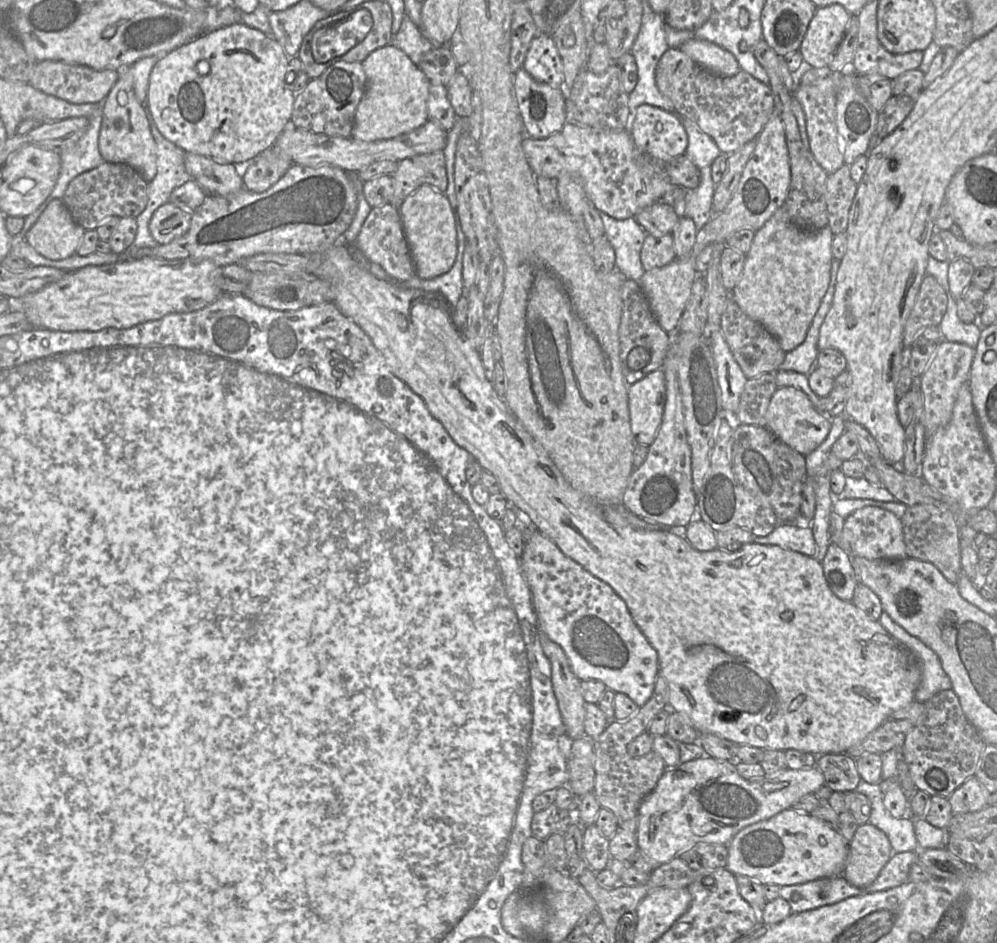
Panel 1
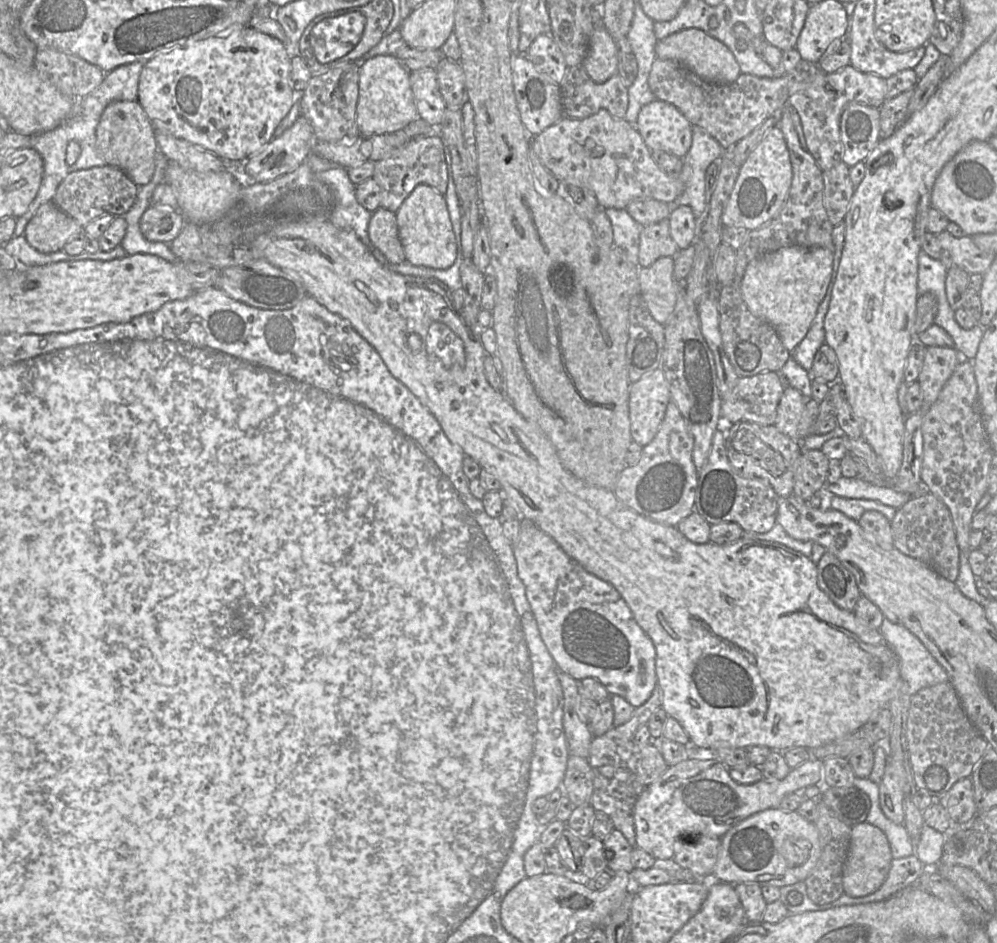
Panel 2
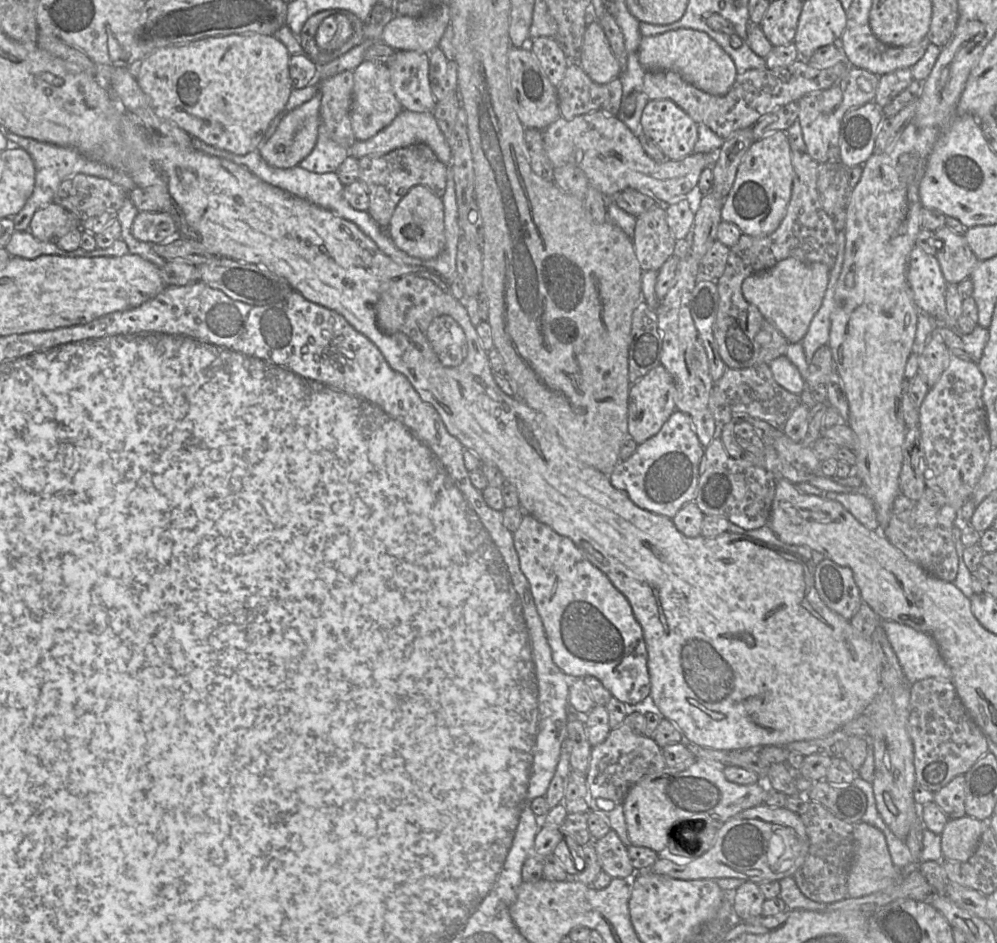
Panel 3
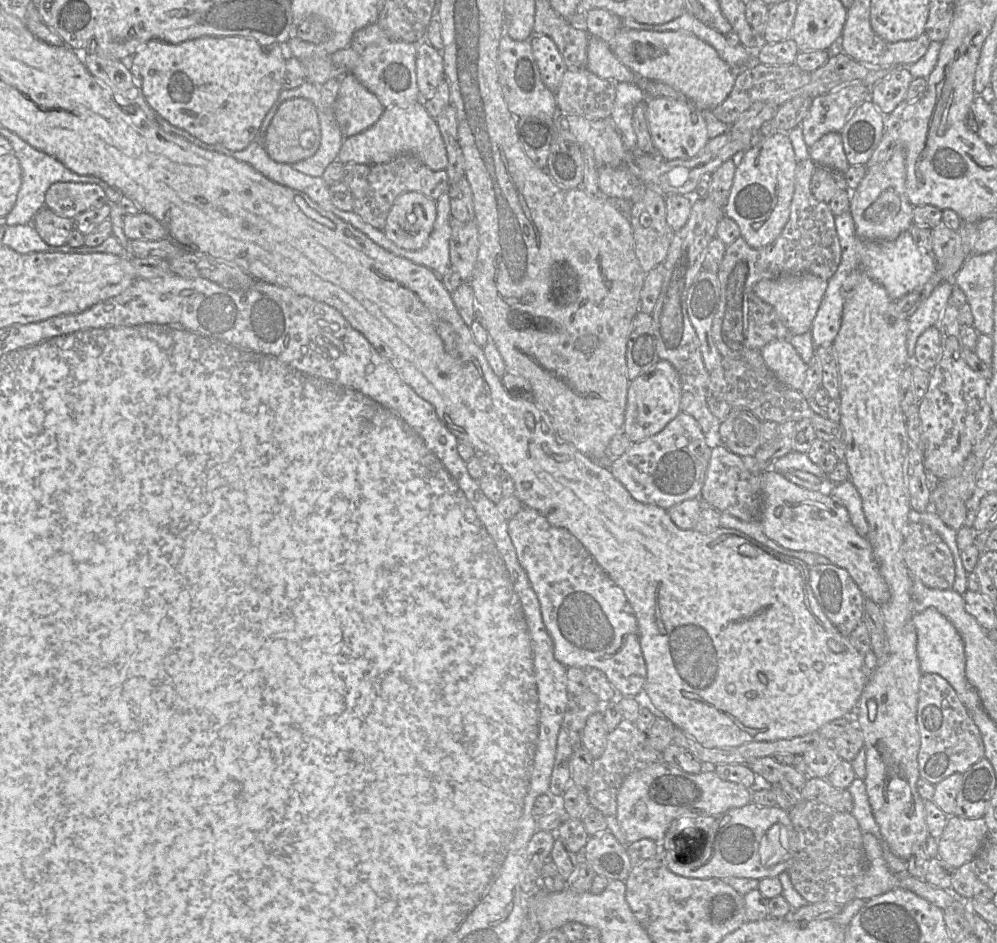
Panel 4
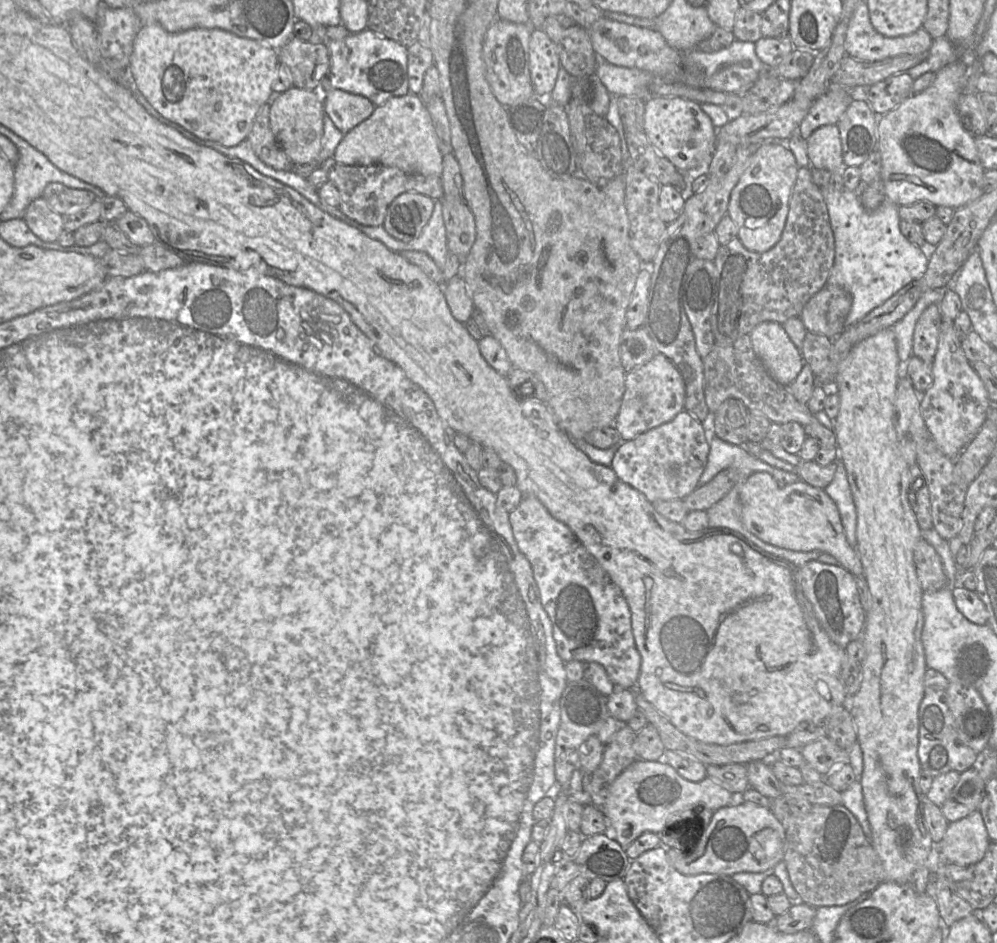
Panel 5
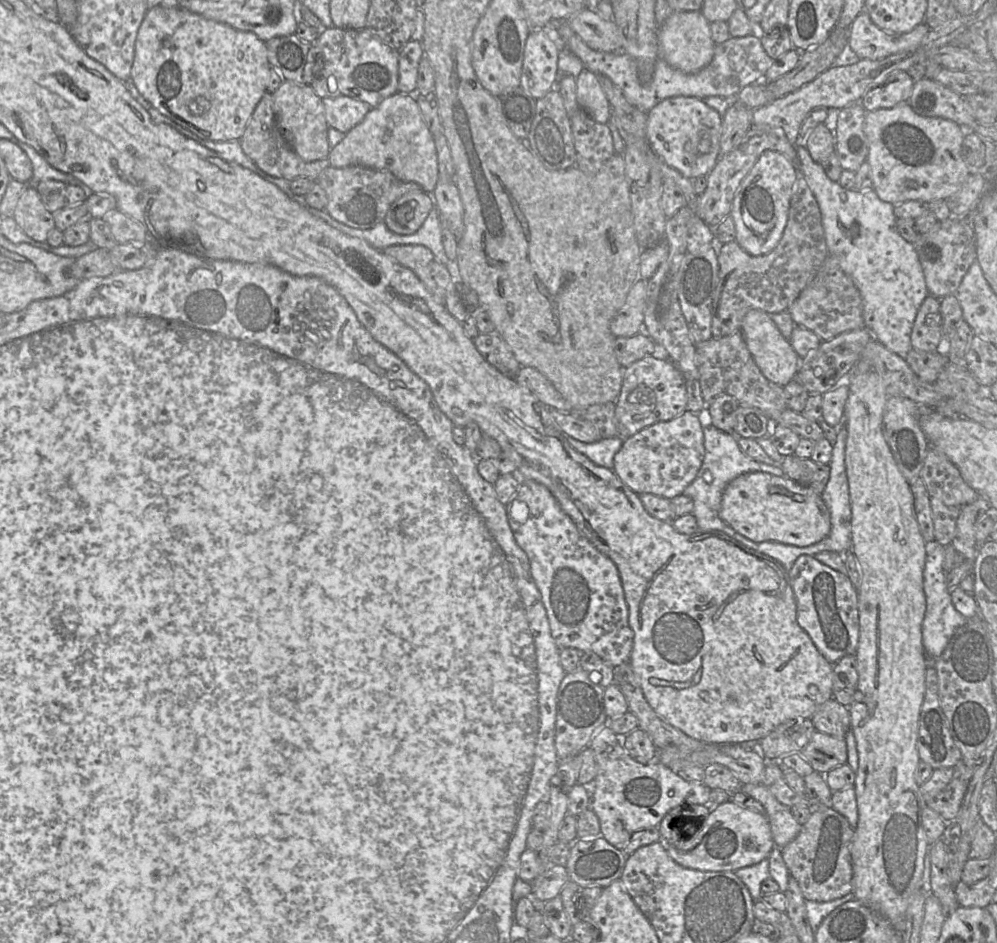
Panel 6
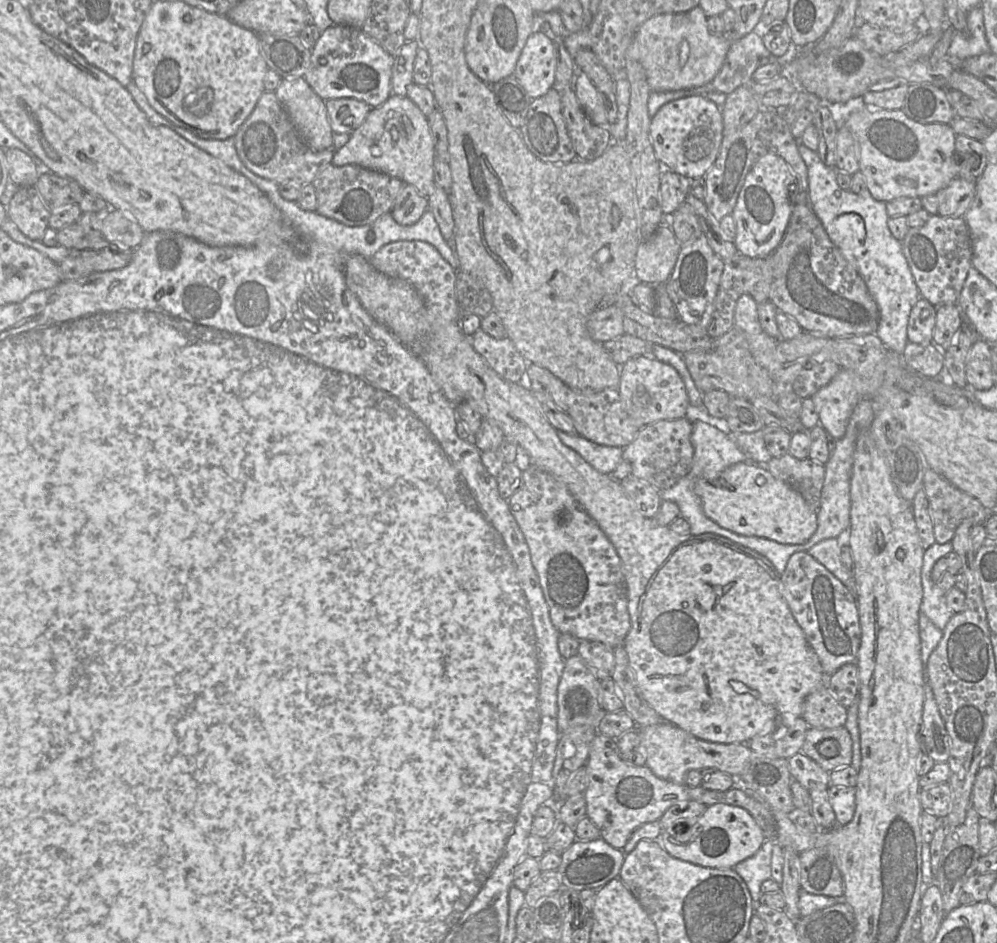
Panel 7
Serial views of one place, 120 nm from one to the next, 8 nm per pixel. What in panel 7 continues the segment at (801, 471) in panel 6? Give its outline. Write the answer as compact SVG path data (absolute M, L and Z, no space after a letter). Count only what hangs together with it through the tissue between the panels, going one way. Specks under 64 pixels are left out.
M786 453L778 458L772 457L767 464L760 465L764 465L775 478L797 490L809 506L818 511L825 477L823 464L809 457L797 459Z

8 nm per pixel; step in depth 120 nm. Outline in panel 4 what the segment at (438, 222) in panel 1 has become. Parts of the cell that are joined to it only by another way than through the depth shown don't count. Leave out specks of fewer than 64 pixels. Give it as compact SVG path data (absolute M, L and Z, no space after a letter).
M408 191L394 201L384 228L393 243L406 250L421 249L437 215L436 201L418 191Z

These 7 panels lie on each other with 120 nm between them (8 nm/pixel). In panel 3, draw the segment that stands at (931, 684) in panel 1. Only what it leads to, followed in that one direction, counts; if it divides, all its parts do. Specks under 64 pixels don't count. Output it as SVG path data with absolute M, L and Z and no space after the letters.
M882 620L881 625L909 685L926 678L952 681L951 670L932 636L892 620Z

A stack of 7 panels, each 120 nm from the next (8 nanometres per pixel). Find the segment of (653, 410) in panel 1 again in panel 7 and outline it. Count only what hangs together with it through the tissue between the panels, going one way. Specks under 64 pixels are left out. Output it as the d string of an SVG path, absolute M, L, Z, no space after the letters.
M649 356L631 358L620 366L618 391L623 408L642 427L660 420L683 418L690 404L685 384L676 369Z

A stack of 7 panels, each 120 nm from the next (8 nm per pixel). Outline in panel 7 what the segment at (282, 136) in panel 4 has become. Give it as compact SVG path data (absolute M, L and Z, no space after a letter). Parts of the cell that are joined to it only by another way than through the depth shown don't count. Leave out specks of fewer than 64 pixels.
M303 77L282 78L275 90L278 100L303 141L313 151L333 146L333 131L323 100Z

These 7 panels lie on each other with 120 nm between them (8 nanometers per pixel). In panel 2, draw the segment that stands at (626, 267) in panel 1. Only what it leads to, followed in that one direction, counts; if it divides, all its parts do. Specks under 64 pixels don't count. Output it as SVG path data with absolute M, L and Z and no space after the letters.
M604 209L608 216L612 229L614 245L622 248L629 259L638 264L640 234L642 227L627 212L626 209Z

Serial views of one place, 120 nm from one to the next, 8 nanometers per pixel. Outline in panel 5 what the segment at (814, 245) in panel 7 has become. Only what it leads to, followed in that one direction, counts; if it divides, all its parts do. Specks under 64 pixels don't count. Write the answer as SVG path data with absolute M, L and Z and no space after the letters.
M826 283L805 304L799 318L807 331L835 339L845 328L851 305L849 292Z

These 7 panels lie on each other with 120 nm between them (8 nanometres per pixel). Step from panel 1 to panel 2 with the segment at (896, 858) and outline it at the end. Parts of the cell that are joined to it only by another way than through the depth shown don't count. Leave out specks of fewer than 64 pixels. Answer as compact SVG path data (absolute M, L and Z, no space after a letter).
M915 853L904 858L893 858L881 887L863 897L869 897L869 902L886 900L908 886L917 885L916 882L924 869L924 865Z

